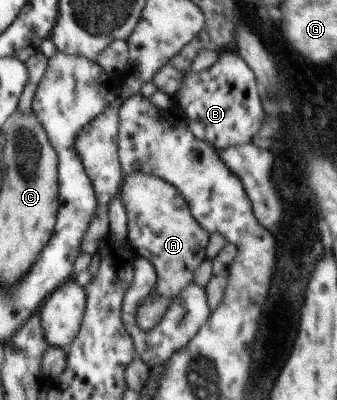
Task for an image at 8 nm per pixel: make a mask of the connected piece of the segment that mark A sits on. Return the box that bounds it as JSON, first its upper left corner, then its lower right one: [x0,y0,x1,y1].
[119,173,210,331]

